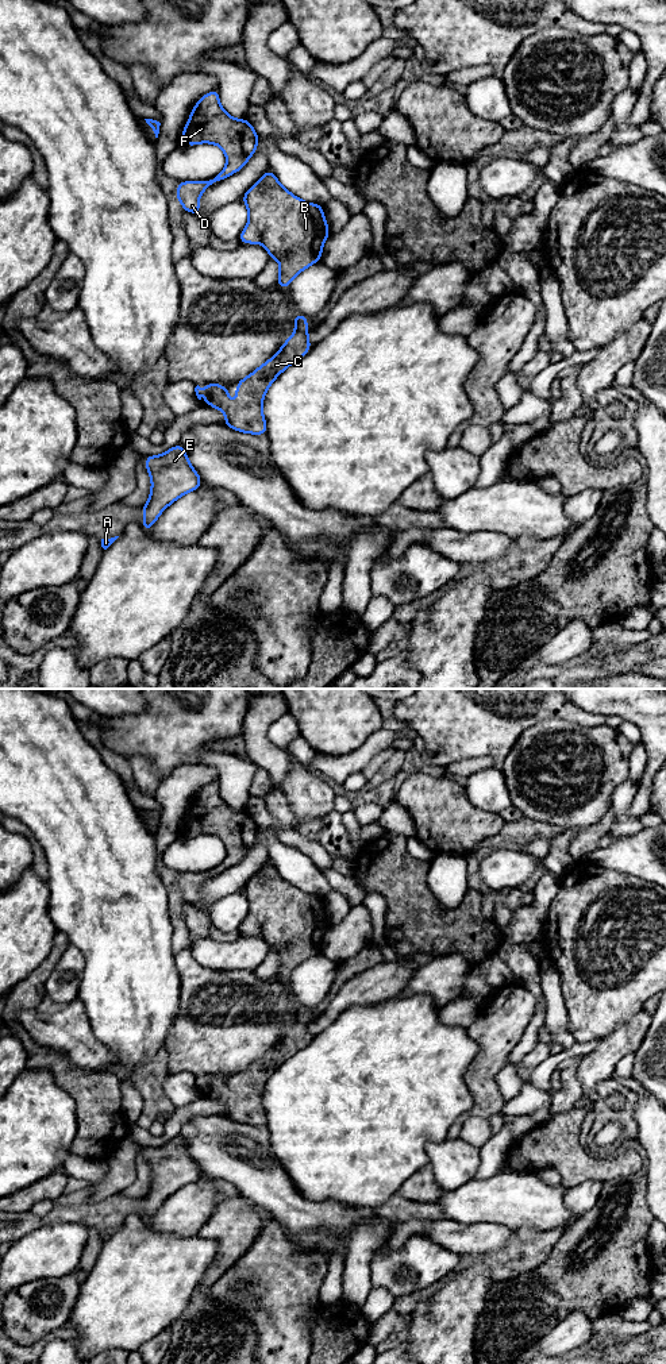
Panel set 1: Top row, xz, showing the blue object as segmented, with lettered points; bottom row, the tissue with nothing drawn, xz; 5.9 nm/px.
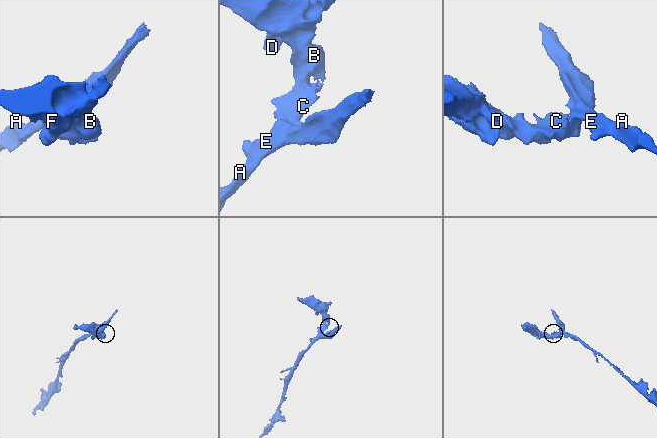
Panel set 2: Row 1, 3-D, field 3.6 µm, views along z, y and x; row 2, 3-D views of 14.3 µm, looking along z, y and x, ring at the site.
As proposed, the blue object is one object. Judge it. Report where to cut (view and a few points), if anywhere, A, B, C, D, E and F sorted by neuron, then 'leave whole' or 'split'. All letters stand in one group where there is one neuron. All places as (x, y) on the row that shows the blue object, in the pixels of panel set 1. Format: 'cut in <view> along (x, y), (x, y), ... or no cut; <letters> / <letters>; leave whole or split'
no cut; A B C D E F; leave whole

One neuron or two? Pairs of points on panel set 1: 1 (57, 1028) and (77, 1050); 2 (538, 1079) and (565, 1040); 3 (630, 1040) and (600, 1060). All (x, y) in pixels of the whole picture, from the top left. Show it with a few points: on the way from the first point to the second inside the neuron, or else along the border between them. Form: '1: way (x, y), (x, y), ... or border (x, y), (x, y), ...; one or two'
1: way (62, 1033), (73, 1044); one
2: border (576, 1041), (564, 1048); two
3: way (623, 1040), (607, 1054); one

